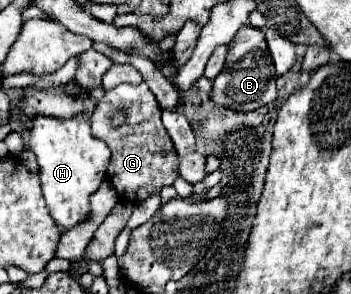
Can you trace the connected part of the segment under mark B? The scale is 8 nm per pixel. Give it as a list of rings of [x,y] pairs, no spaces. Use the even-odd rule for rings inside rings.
[[[244,26],[242,30],[238,30],[234,40],[230,42],[226,66],[214,80],[210,98],[220,106],[238,112],[250,112],[276,100],[276,70],[270,58],[270,50],[266,46],[266,36],[260,28]]]

